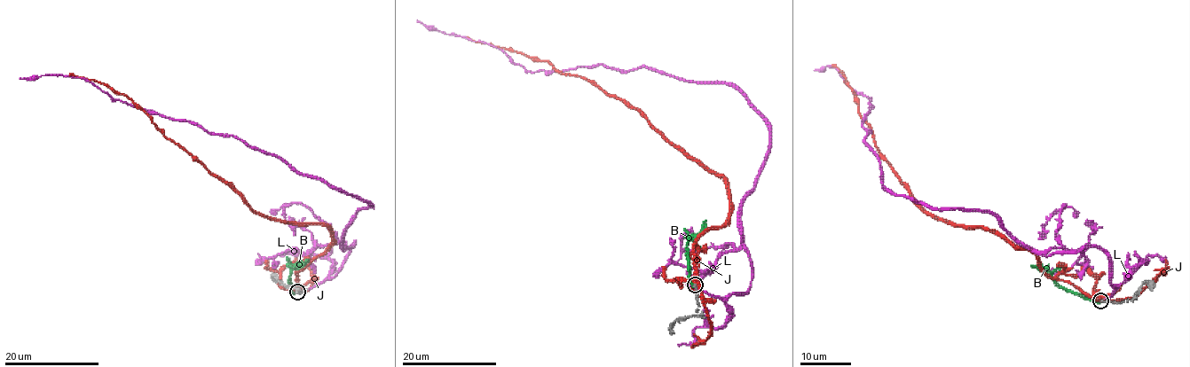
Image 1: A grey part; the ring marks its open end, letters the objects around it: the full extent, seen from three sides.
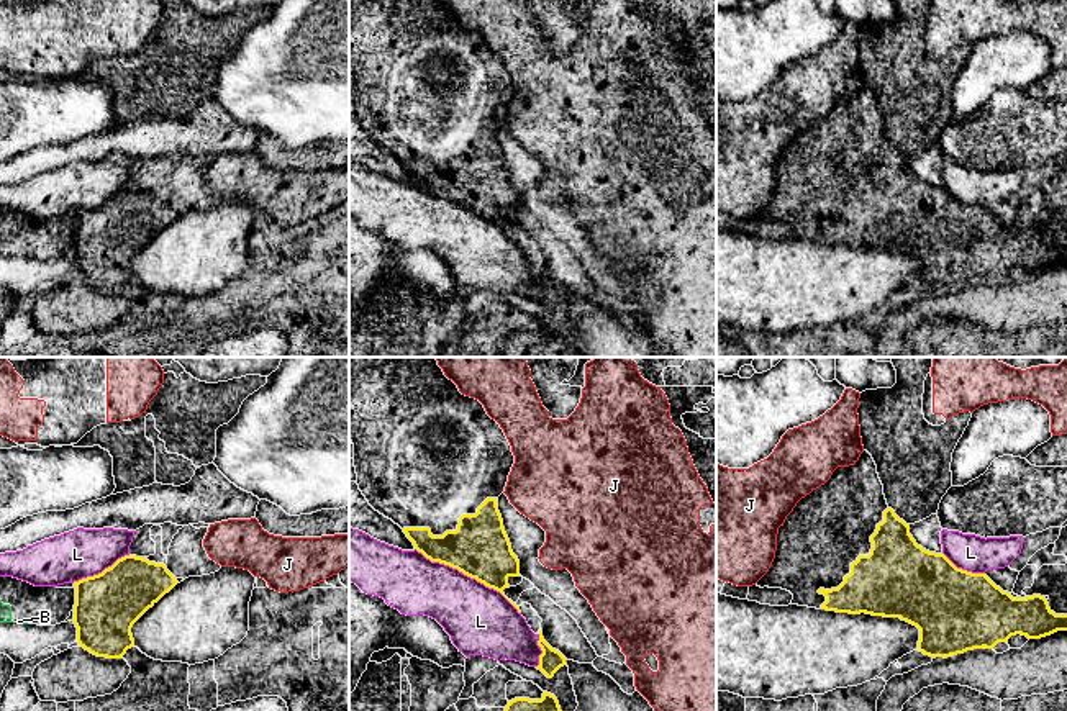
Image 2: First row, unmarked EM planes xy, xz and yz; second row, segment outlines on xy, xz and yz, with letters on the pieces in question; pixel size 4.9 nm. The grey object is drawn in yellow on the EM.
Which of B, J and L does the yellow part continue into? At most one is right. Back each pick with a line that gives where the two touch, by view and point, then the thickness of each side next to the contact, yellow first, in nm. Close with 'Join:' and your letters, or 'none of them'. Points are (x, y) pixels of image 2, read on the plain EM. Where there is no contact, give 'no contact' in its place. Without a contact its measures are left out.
Join: none of them

